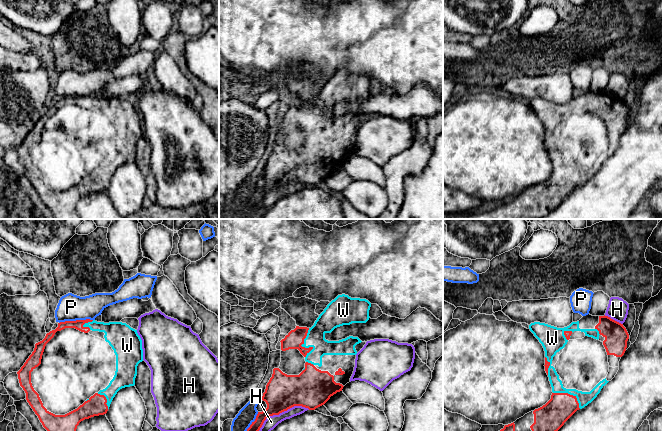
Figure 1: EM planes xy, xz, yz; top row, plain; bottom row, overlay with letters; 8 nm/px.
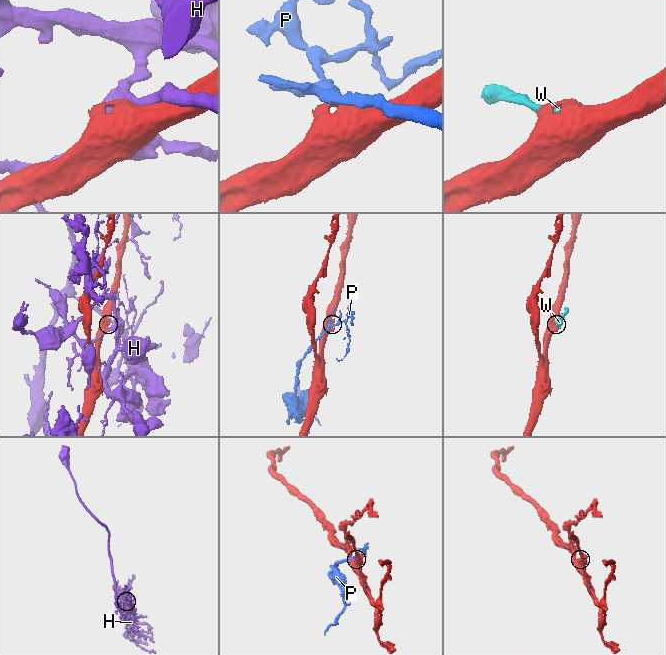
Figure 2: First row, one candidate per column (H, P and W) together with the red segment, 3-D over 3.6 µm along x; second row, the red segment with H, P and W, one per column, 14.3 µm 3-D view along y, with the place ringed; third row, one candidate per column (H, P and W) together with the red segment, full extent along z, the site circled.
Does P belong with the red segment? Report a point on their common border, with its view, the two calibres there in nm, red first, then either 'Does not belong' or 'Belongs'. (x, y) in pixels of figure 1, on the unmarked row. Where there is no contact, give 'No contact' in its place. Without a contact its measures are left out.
Touches red at xy (76, 96). Thickness 80 nm (red) against 220 nm. Does not belong

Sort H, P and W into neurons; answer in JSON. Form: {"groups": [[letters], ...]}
{"groups": [["H"], ["P"], ["W"]]}

